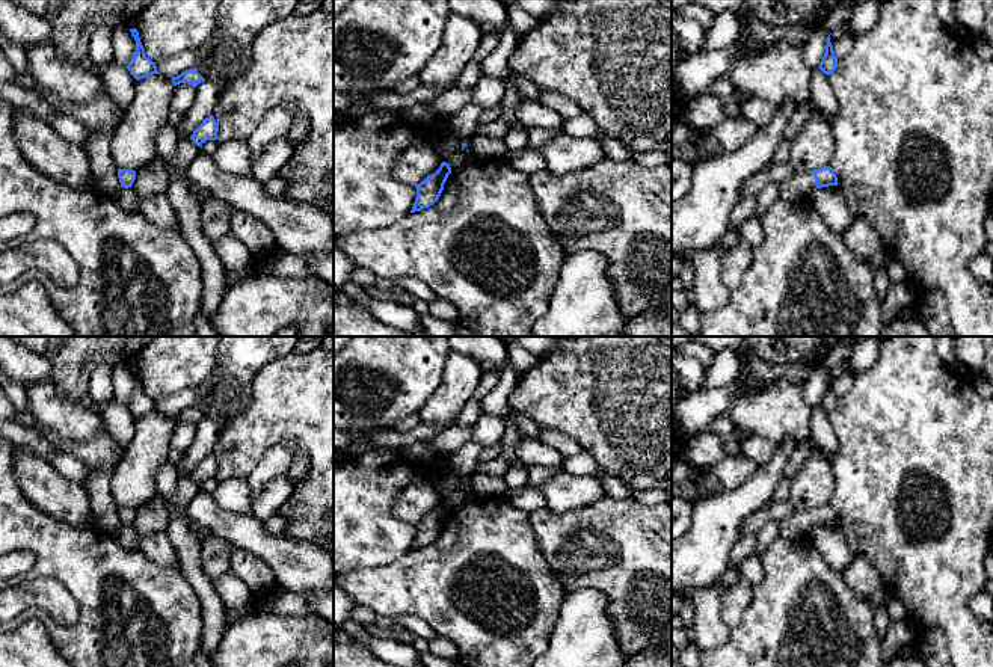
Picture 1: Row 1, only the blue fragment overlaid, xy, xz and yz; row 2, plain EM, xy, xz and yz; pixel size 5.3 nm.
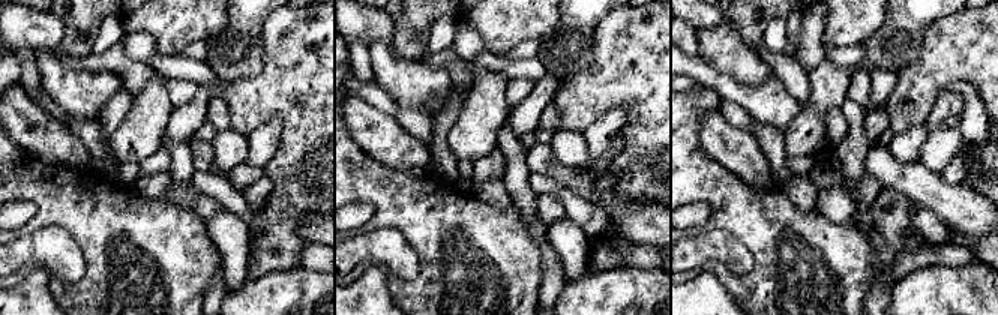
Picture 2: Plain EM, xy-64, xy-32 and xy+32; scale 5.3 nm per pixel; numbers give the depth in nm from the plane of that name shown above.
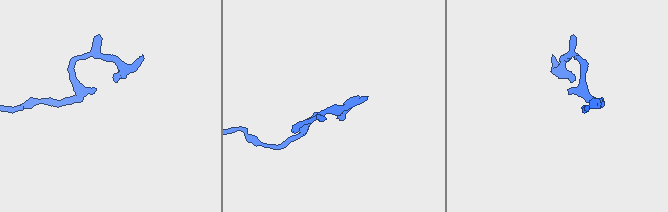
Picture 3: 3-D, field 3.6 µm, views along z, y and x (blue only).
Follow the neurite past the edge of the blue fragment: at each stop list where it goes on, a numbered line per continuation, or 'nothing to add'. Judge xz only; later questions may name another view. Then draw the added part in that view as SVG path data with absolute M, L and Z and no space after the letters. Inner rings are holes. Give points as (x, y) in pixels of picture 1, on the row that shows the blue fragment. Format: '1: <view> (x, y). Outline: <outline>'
1: xz (464, 122). Outline: M468 104L451 115L450 128L460 143L471 143L483 115L484 112L475 104Z

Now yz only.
1: yz (800, 184). Outline: M795 172L789 180L780 183L779 198L785 201L798 201L809 196L815 189L812 172Z

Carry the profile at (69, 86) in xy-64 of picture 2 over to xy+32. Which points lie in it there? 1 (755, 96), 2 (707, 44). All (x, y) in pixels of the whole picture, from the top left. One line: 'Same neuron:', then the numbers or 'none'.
Same neuron: 2

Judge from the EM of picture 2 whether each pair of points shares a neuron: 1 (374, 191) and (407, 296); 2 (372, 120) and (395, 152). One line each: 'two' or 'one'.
1: one
2: one

